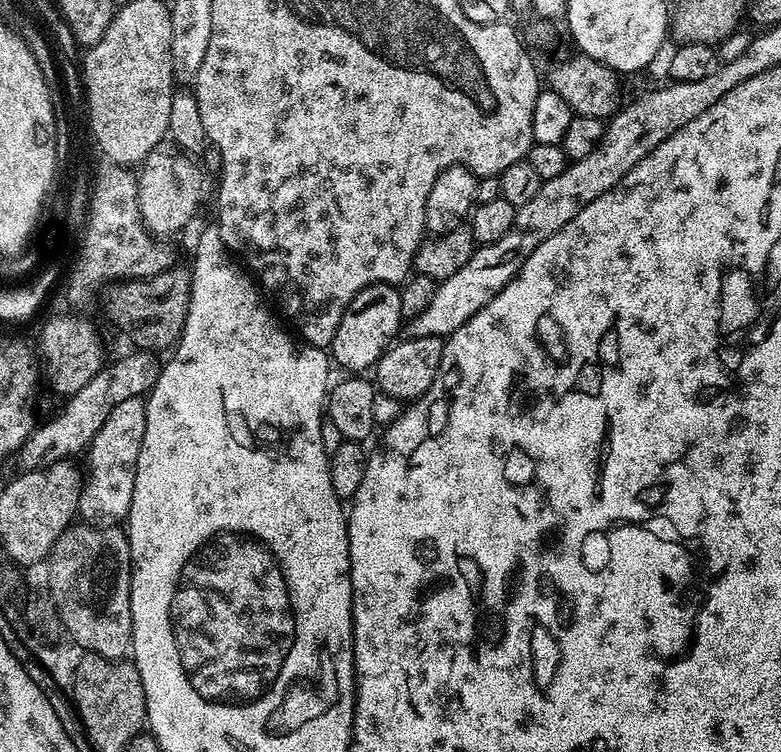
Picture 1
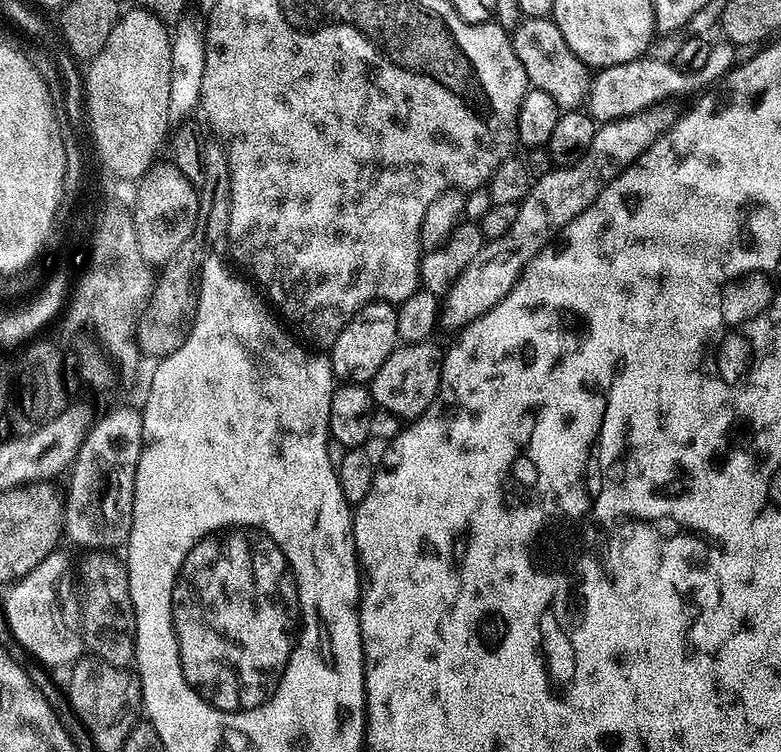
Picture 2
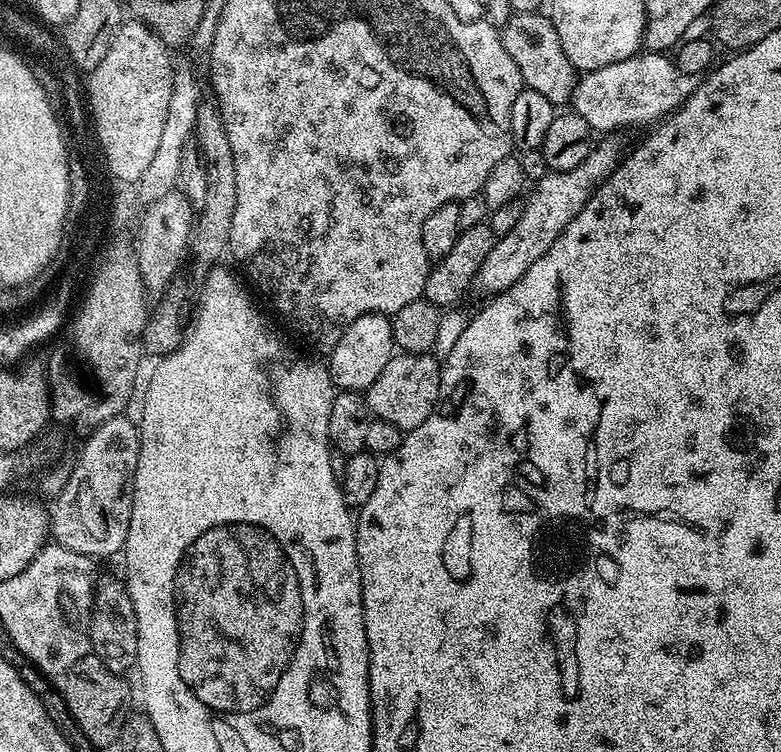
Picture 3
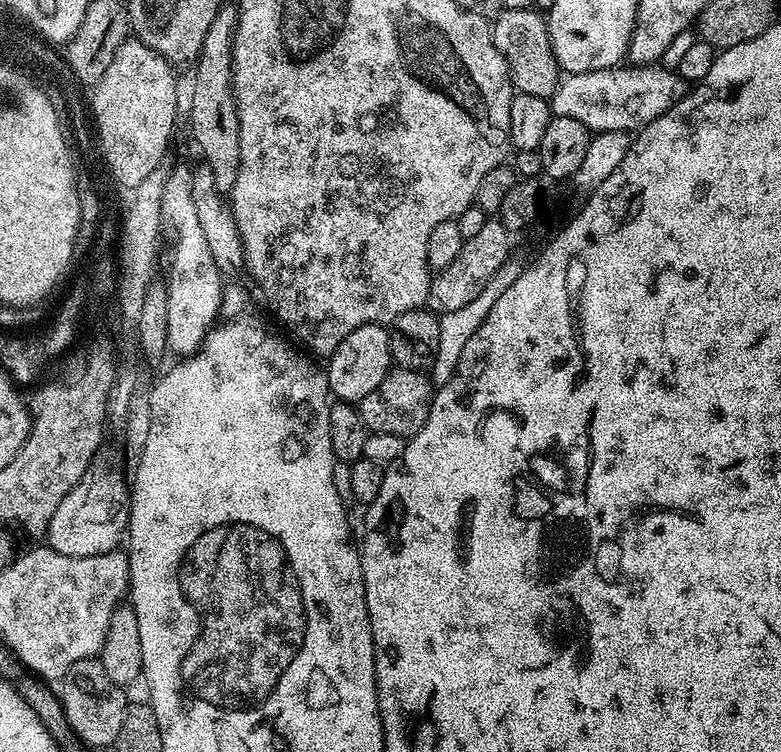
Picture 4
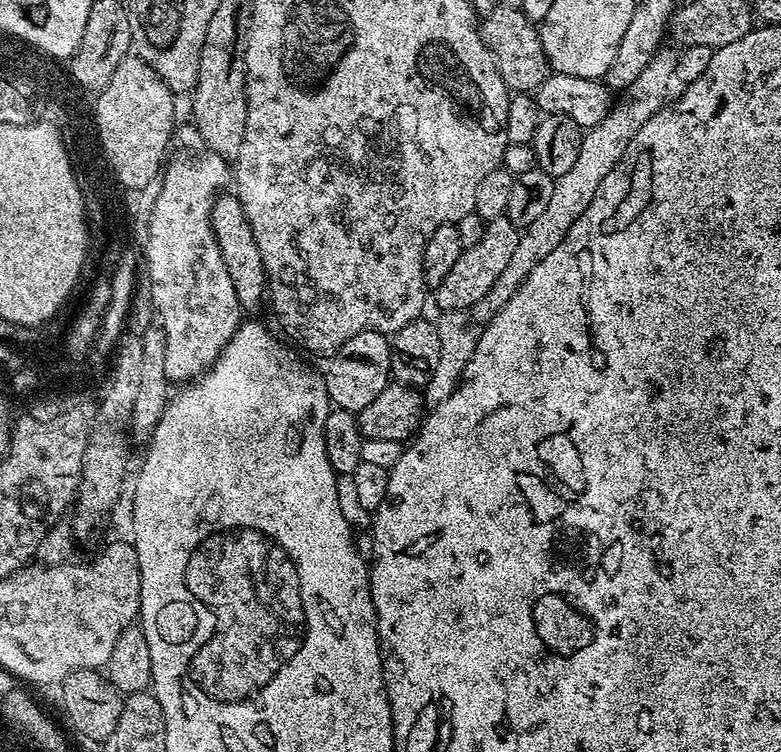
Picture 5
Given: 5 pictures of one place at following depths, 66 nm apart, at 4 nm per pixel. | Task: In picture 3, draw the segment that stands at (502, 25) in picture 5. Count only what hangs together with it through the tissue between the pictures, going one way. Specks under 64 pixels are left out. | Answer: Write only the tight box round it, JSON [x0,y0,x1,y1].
[500,12,578,106]

